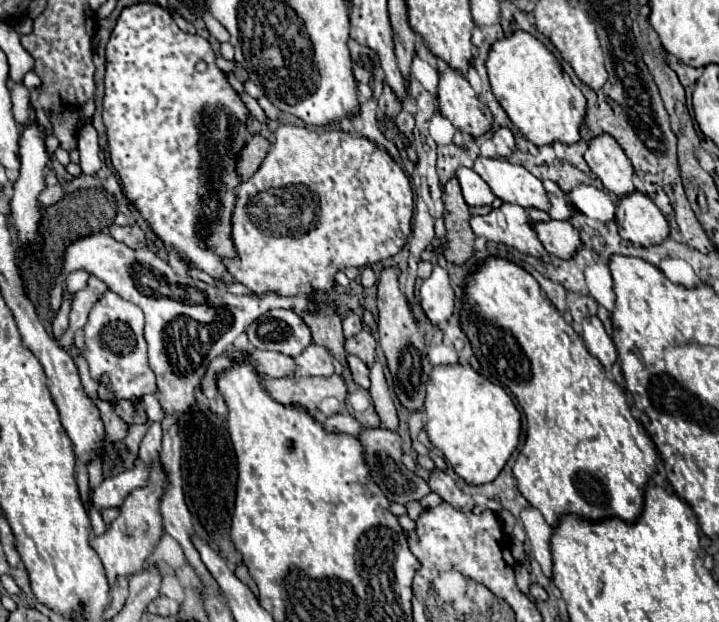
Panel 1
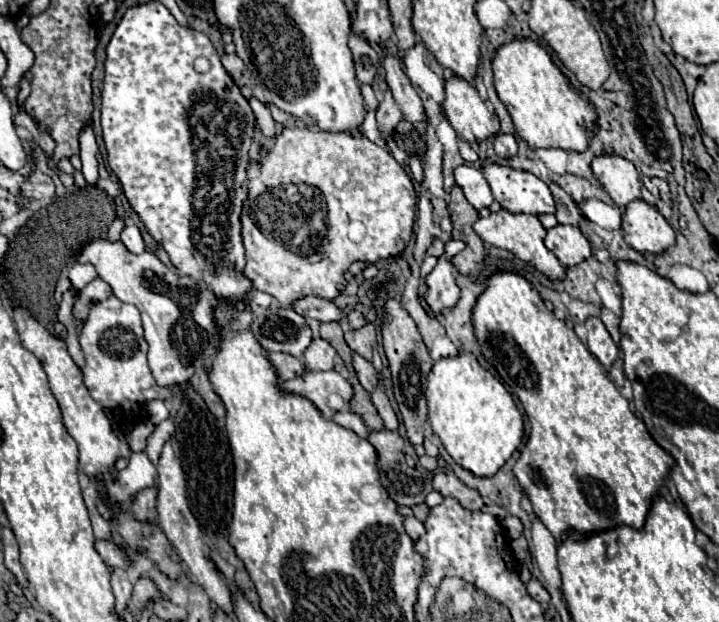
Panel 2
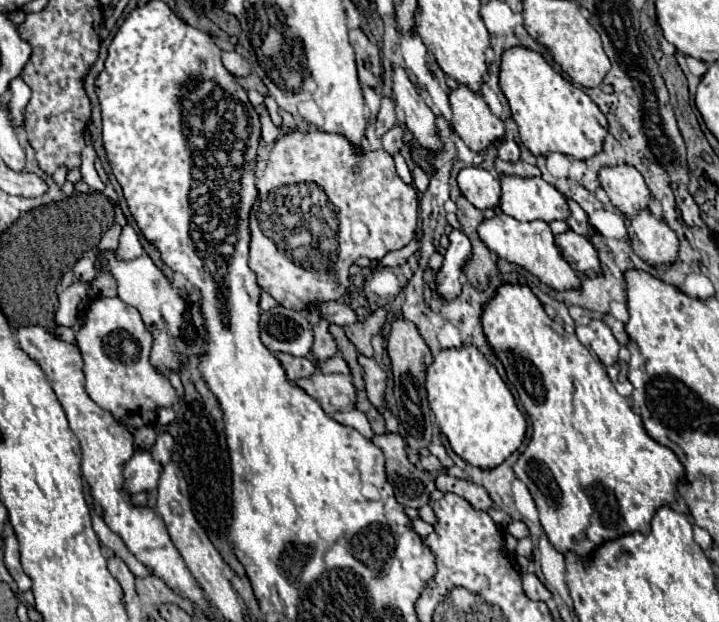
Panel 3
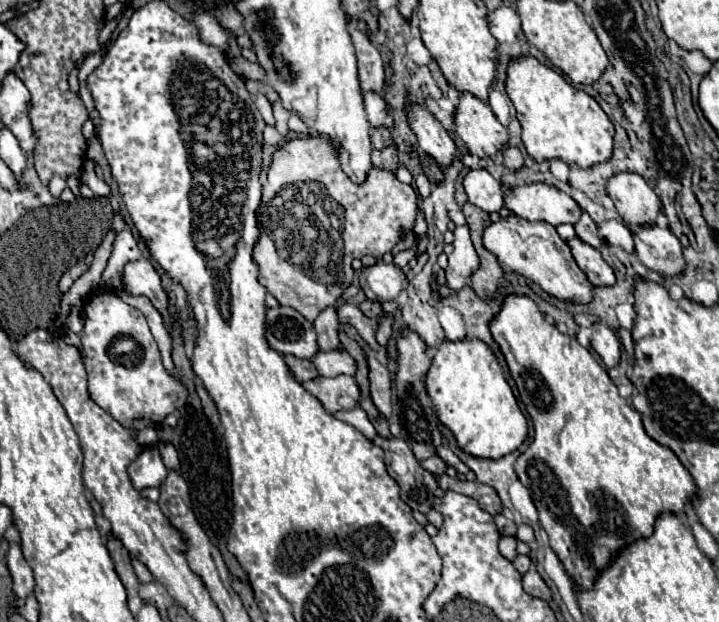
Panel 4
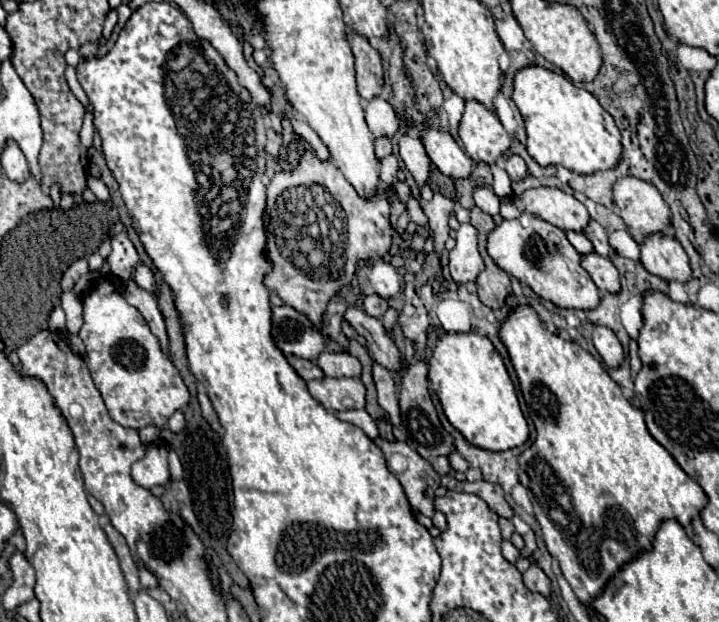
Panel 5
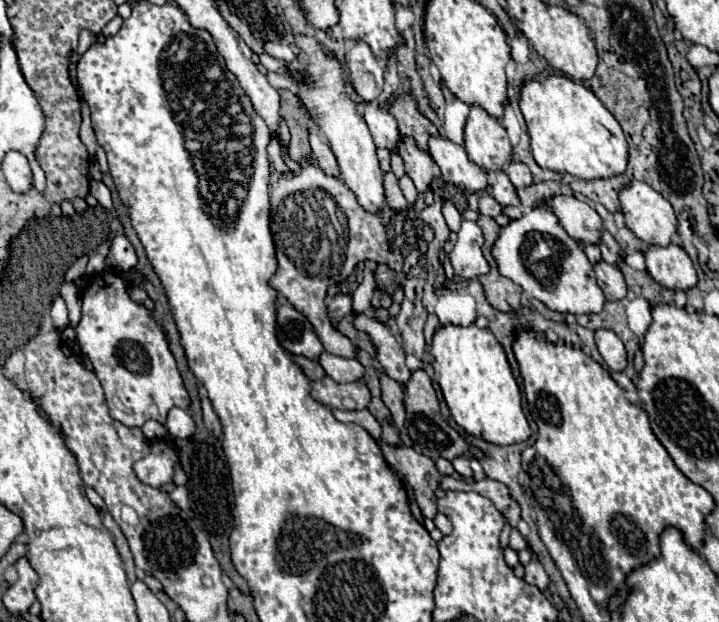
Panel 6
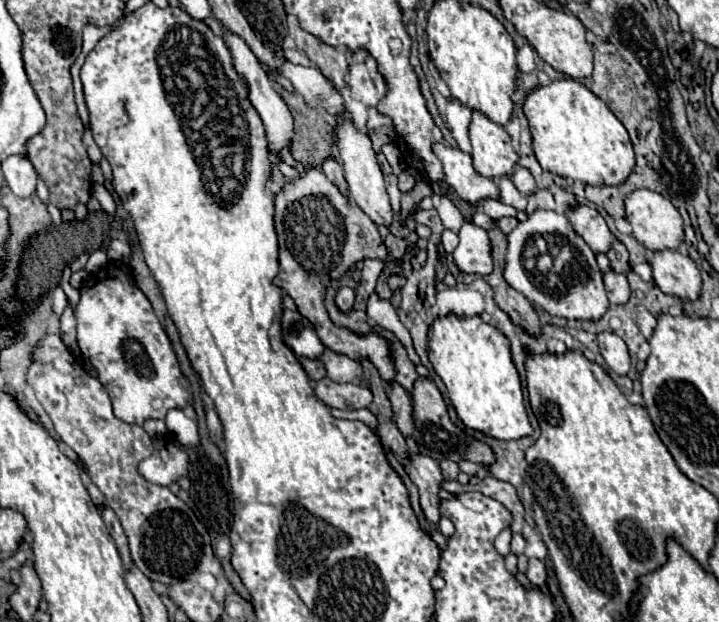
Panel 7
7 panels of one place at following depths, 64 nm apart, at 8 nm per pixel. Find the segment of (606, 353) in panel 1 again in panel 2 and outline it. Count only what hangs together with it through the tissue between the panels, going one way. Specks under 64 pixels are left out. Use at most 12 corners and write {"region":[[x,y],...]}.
{"region":[[588,318],[588,350],[608,370],[618,346],[600,318]]}

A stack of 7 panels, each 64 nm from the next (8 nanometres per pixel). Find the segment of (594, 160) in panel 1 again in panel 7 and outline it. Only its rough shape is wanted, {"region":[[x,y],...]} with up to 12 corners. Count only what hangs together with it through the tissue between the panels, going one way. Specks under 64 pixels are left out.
{"region":[[648,188],[624,198],[634,238],[678,248],[684,226],[672,202]]}

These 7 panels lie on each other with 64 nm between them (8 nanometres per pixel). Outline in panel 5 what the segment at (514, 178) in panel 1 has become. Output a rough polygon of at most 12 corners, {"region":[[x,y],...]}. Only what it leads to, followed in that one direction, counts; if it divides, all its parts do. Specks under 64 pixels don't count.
{"region":[[558,188],[526,190],[520,208],[562,230],[590,220],[582,202]]}

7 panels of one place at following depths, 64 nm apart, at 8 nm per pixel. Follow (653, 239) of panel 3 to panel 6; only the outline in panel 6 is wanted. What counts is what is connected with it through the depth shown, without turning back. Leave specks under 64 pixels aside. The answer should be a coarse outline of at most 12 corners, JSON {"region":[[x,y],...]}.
{"region":[[678,244],[644,250],[648,274],[666,288],[698,282],[690,256]]}

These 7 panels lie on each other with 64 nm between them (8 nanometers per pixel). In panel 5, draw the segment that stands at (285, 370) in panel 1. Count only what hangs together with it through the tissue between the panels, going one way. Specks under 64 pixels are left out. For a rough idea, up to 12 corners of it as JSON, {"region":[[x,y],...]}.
{"region":[[286,356],[306,382],[324,376],[314,362]]}

